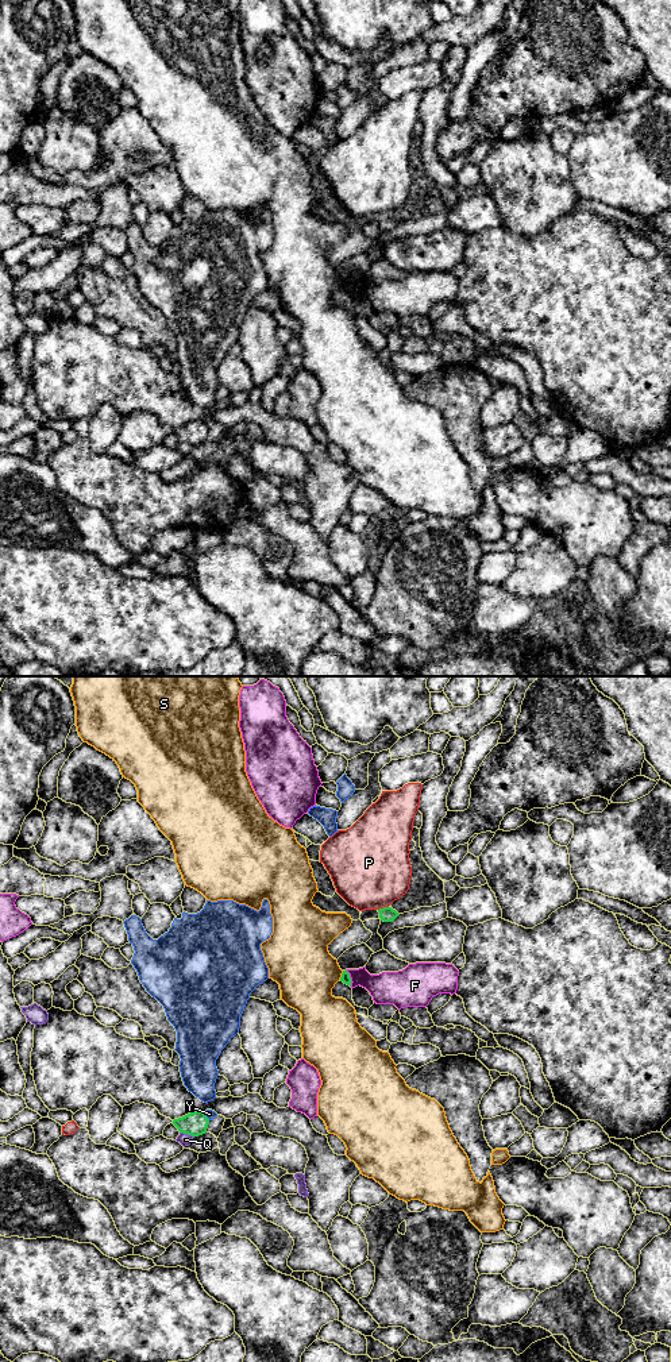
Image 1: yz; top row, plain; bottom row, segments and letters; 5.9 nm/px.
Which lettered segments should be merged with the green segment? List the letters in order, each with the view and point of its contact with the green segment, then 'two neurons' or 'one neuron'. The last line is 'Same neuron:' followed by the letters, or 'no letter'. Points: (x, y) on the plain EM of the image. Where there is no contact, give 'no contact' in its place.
F: meets green in yz at (350, 286); two neurons
P: meets green in yz at (384, 216); two neurons
Q: meets green in yz at (186, 442); two neurons
S: meets green in yz at (342, 284); two neurons
Y: meets green in yz at (205, 425); two neurons
Same neuron: no letter

